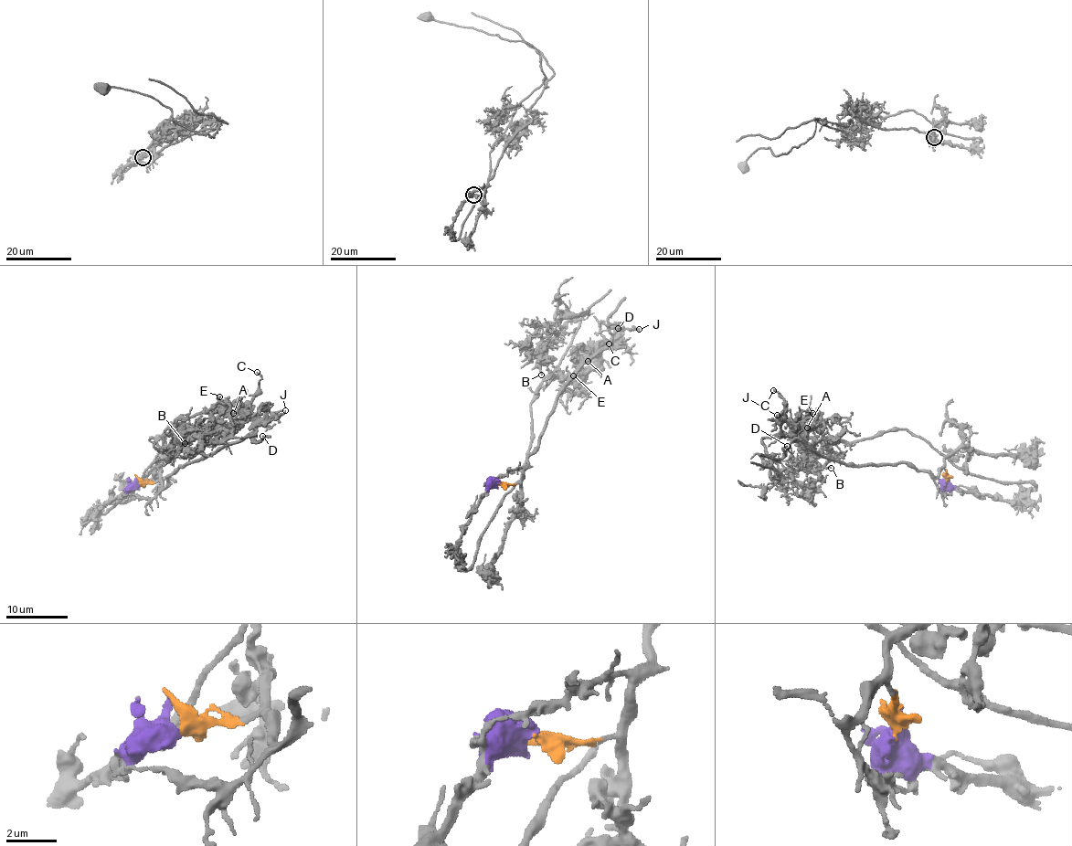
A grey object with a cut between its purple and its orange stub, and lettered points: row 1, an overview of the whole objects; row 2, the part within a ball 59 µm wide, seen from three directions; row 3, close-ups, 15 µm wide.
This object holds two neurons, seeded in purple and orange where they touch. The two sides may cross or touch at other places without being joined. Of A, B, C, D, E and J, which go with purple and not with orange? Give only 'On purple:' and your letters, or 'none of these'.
On purple: B

